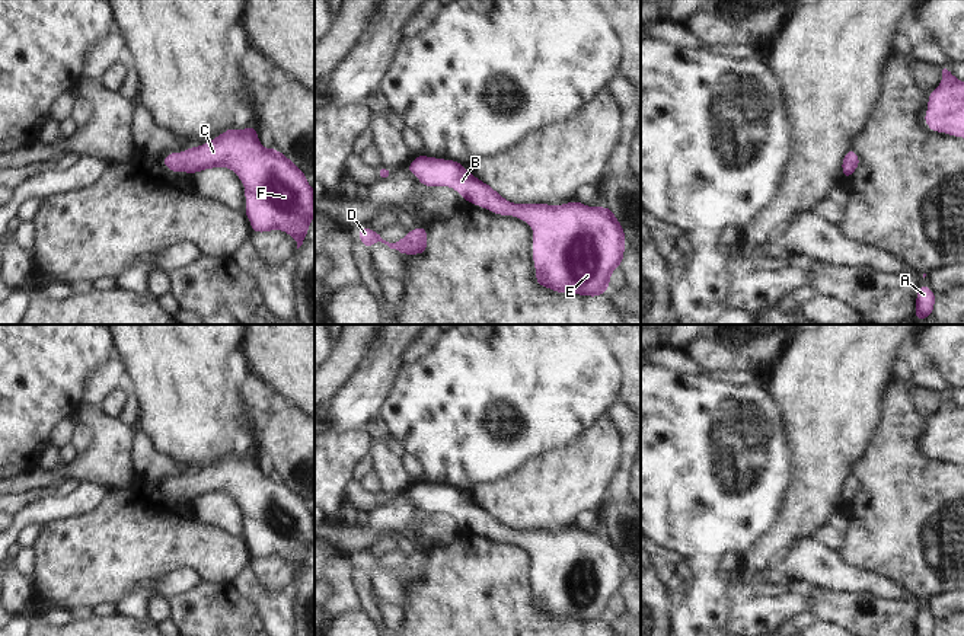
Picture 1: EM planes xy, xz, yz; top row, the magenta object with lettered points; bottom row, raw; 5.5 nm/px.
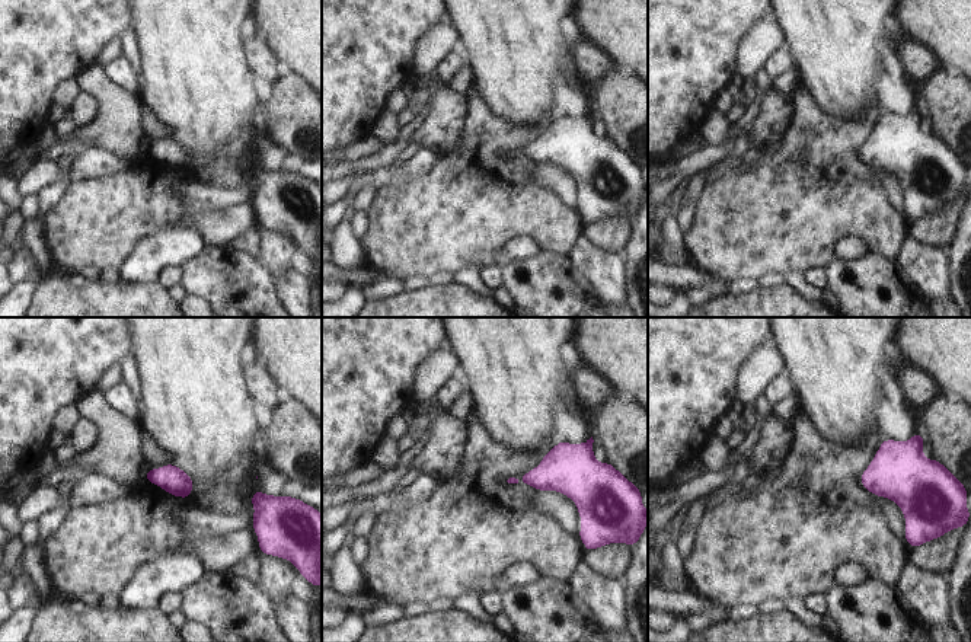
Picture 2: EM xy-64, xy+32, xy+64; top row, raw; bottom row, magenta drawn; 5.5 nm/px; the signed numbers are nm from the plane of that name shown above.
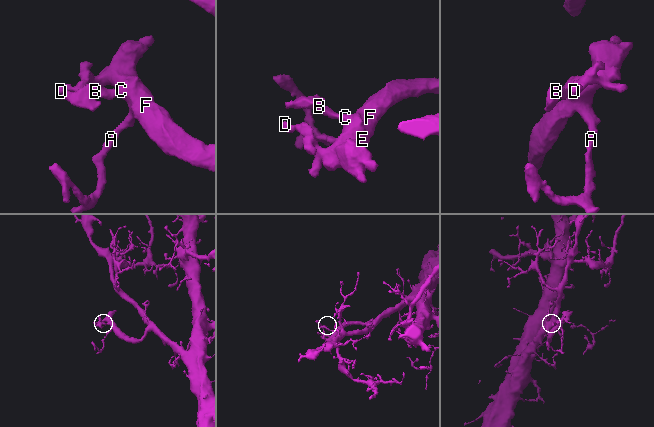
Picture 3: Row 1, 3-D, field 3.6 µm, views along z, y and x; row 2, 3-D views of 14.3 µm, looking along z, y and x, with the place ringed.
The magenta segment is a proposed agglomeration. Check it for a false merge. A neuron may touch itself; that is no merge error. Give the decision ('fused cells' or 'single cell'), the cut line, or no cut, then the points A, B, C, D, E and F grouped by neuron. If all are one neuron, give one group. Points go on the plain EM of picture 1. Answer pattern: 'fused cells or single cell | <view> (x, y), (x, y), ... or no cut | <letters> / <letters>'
single cell | no cut | A B C D E F

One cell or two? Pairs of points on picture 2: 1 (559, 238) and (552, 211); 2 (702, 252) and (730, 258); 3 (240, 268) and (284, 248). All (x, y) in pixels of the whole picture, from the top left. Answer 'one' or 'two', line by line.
1: one
2: one
3: two

